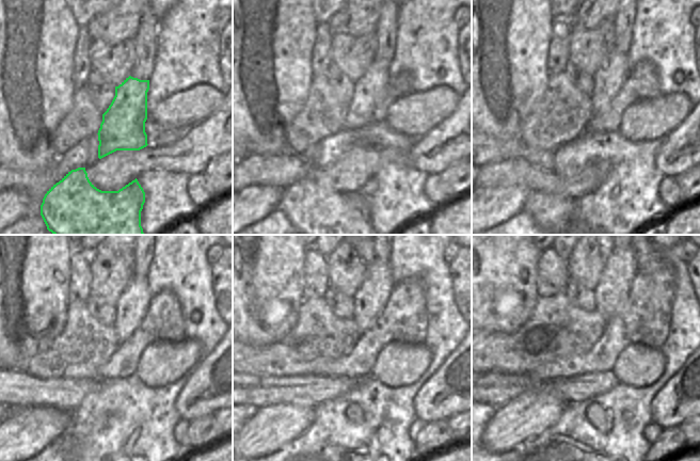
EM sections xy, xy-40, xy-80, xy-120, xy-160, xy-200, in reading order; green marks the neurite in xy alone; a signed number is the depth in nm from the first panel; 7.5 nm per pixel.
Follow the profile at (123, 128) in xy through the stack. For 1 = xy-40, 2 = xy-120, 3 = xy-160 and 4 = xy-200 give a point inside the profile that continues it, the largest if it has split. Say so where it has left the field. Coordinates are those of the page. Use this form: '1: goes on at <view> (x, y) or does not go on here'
1: goes on at xy-40 (368, 90)
2: goes on at xy-120 (131, 306)
3: goes on at xy-160 (371, 297)
4: goes on at xy-200 (615, 281)

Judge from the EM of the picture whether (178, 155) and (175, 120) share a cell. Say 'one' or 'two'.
two

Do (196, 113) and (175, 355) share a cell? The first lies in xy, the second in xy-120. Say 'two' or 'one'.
one

